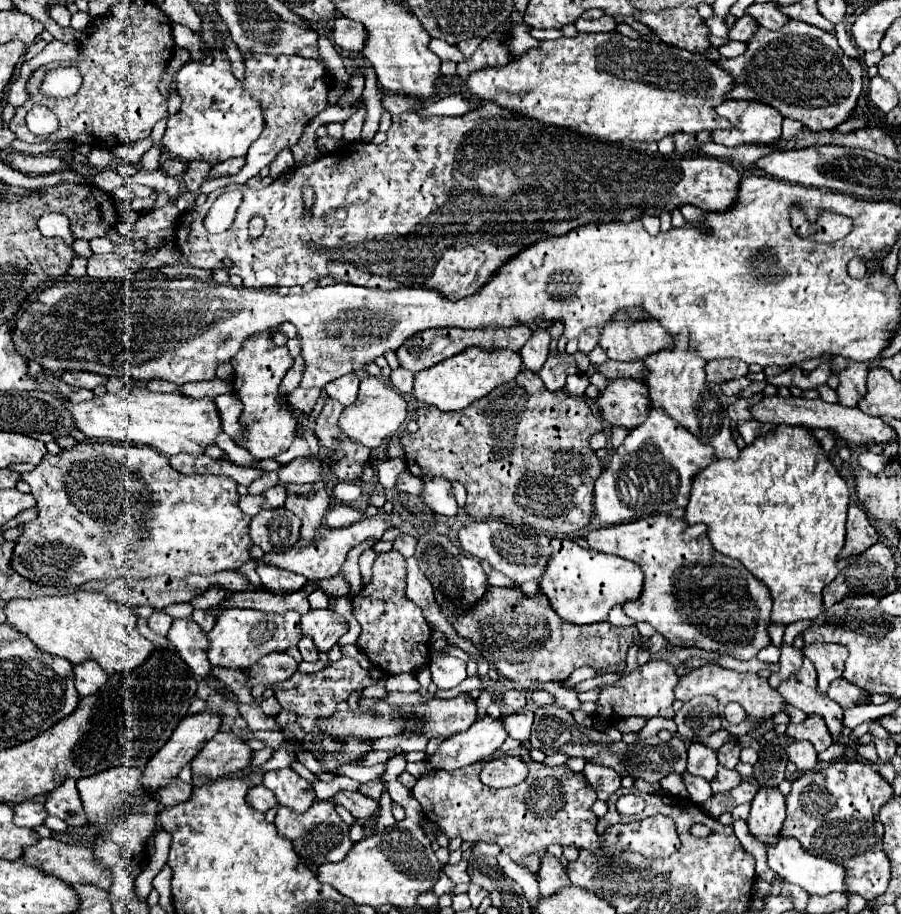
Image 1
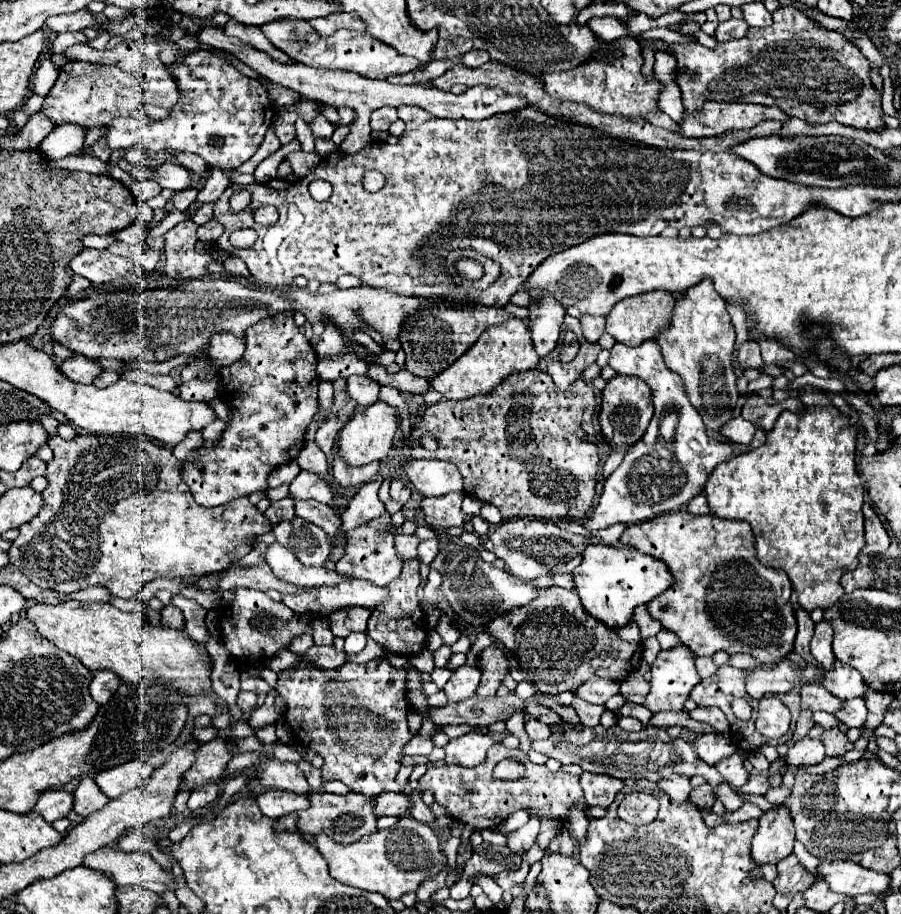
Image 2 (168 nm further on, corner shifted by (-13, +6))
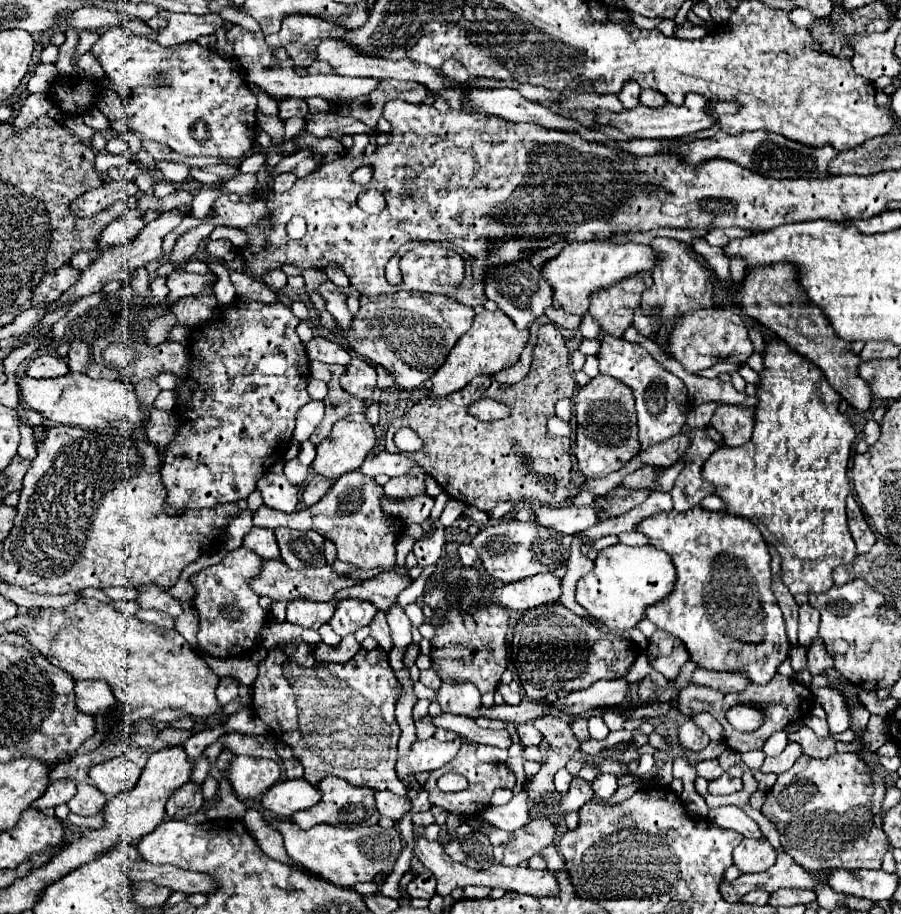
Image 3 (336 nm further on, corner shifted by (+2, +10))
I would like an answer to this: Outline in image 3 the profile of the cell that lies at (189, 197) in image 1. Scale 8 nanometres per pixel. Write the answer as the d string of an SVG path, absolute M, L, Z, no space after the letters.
M167 12L167 28L157 34L157 42L163 46L177 46L183 42L197 40L203 34L213 34L215 30L223 28L223 18L219 14L173 14Z

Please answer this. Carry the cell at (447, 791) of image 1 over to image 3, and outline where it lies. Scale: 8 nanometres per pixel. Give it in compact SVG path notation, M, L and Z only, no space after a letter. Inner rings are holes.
M463 742L457 758L453 758L453 760L451 760L449 764L445 764L441 770L435 770L435 772L431 774L431 778L429 778L429 782L427 782L425 788L427 788L427 792L429 792L431 804L441 806L441 808L445 808L447 812L453 812L453 814L475 816L475 812L481 812L481 810L489 804L489 800L491 800L491 796L493 796L493 792L495 792L497 788L513 788L513 786L515 786L513 770L509 770L507 764L485 764L485 762L477 760L475 752L469 748L469 742ZM443 772L459 772L459 774L463 774L463 776L469 780L467 790L457 792L457 794L441 794L441 790L433 788L433 784L435 784L435 780L437 780Z

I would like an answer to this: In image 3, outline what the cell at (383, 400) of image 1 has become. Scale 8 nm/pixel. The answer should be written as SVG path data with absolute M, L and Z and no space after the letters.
M361 414L347 416L345 420L339 420L333 426L333 432L317 446L317 456L311 464L311 468L315 474L335 482L339 476L347 474L351 470L357 470L373 446L375 446L375 432L373 432L371 424L365 420L365 416L361 416Z

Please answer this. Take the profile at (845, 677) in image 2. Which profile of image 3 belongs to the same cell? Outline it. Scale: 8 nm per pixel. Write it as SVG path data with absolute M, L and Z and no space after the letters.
M817 636L813 640L813 644L809 646L809 652L807 652L807 658L809 658L809 664L807 664L807 670L817 676L821 674L825 668L833 668L833 658L829 656L829 652L825 650L825 644L823 644L823 638Z

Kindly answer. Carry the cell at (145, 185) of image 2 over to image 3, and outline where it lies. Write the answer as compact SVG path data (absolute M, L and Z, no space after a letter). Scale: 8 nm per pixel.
M119 180L119 182L103 182L101 188L93 188L89 192L85 192L83 196L75 198L69 204L69 210L77 216L77 218L89 218L95 216L99 212L103 212L105 208L113 206L119 200L127 200L131 196L137 194L137 184L133 180Z

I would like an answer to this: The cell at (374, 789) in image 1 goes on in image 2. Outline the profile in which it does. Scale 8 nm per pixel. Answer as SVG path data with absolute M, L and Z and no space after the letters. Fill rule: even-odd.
M380 656L364 664L346 662L334 670L320 670L316 684L310 690L300 686L294 696L288 696L294 702L286 702L284 718L292 728L294 740L324 758L322 778L340 780L366 796L376 796L384 790L402 792L394 780L400 770L402 746L412 738L406 724L406 670L394 668L386 656ZM338 714L346 716L346 722L332 722L332 716Z

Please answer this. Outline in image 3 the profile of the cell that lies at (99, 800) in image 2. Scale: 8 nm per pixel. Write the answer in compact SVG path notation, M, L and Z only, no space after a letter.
M83 780L83 782L77 784L77 788L79 788L79 792L67 802L71 812L75 812L79 816L93 816L93 814L103 810L107 796L101 794L91 782Z

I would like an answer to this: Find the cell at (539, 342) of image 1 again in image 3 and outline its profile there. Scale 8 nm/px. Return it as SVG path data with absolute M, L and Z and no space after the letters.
M519 260L511 264L491 266L485 272L485 296L487 300L493 300L499 310L503 310L515 322L519 330L525 330L535 322L535 318L543 314L547 306L551 306L553 290L541 276L541 272L537 272L527 260Z

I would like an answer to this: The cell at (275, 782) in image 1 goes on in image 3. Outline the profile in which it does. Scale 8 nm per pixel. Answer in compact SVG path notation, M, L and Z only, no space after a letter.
M235 756L225 770L225 778L239 798L255 798L279 782L281 768L267 758L255 760L251 756Z

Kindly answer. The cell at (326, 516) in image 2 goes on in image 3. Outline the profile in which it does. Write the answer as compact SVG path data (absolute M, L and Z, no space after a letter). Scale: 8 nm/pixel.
M267 472L265 476L261 476L261 480L257 480L257 490L263 496L263 504L273 510L291 514L299 504L297 486L293 486L283 474Z

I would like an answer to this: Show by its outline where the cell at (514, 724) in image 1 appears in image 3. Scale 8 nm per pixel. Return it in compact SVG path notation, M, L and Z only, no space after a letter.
M531 722L517 724L517 734L521 738L521 746L541 746L543 742L543 734Z

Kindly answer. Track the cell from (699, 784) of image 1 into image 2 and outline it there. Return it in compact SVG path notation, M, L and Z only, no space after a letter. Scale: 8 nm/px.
M728 782L714 786L714 796L716 796L716 800L720 800L726 806L726 810L738 810L742 806L742 798L730 788Z

